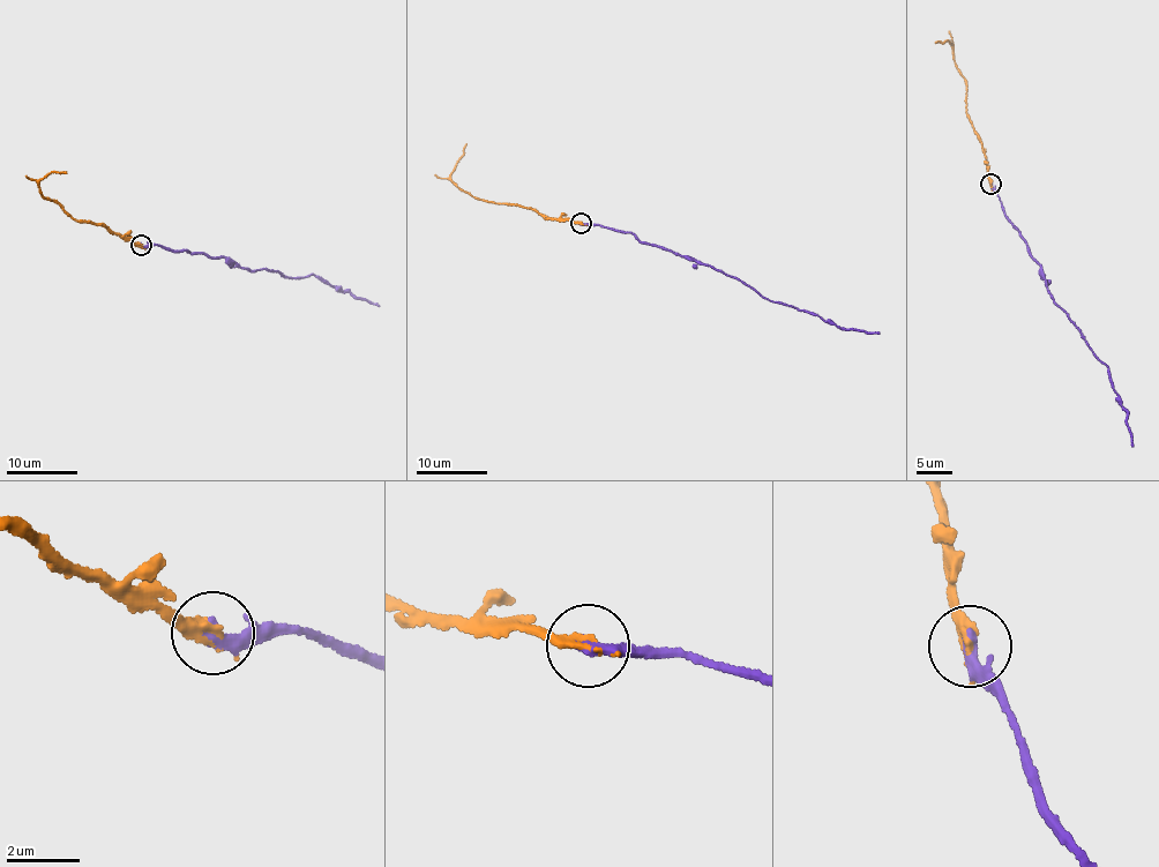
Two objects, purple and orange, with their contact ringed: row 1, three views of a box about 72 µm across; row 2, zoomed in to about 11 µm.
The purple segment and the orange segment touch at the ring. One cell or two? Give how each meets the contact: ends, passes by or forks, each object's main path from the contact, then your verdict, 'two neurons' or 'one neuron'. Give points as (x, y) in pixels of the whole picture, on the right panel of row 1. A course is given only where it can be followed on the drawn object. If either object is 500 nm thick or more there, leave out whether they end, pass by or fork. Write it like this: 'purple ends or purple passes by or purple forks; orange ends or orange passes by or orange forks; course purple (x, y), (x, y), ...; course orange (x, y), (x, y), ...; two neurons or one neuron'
purple ends; orange ends; course purple (991, 184), (1041, 268), (1047, 290), (1106, 367), (1126, 409), (1131, 447); course orange (991, 184), (978, 135), (967, 117), (963, 76), (955, 62), (952, 43), (934, 42); one neuron

